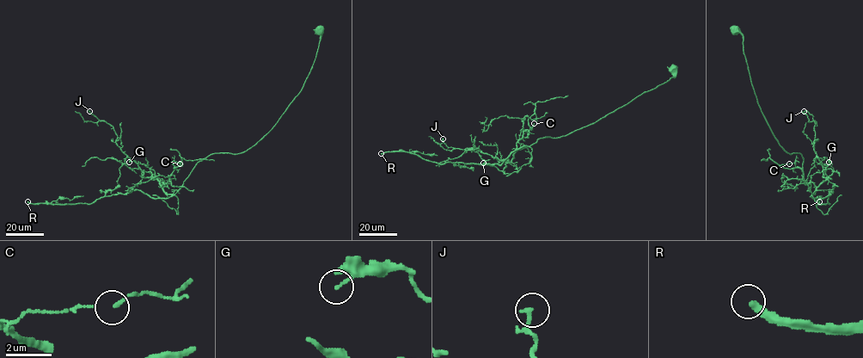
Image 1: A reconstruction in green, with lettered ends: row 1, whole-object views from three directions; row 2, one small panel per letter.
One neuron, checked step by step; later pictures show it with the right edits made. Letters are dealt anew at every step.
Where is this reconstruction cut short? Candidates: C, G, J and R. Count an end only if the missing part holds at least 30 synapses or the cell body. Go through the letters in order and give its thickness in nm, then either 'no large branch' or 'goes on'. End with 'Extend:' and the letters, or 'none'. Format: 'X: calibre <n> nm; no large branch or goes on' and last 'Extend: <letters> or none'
C: calibre 160 nm; no large branch
G: calibre 180 nm; no large branch
J: calibre 120 nm; no large branch
R: calibre 320 nm; goes on
Extend: R

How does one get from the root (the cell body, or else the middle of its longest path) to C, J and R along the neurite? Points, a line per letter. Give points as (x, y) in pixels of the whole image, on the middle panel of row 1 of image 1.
C: (673, 70), (674, 77), (599, 120), (516, 151), (516, 143), (534, 123)
J: (673, 70), (674, 77), (591, 124), (519, 148), (510, 162), (474, 148), (448, 147), (443, 138)
R: (673, 70), (667, 81), (599, 120), (565, 135), (538, 138), (500, 164), (437, 163), (406, 151), (381, 153)

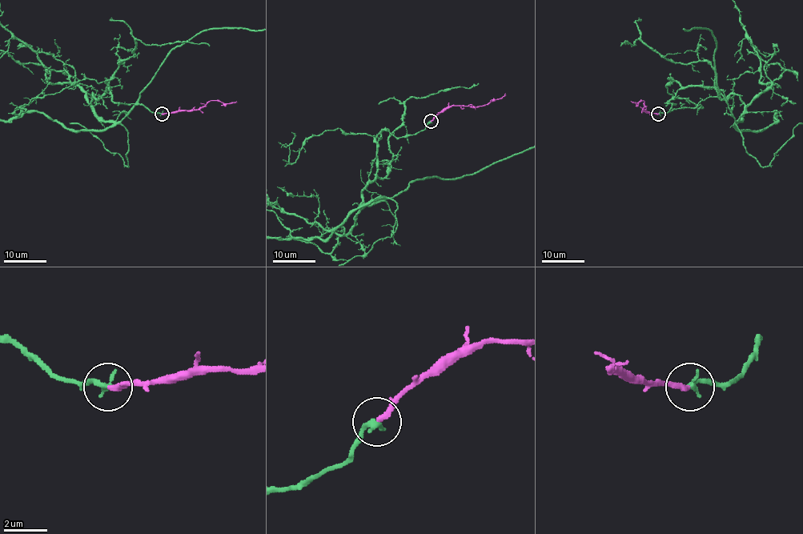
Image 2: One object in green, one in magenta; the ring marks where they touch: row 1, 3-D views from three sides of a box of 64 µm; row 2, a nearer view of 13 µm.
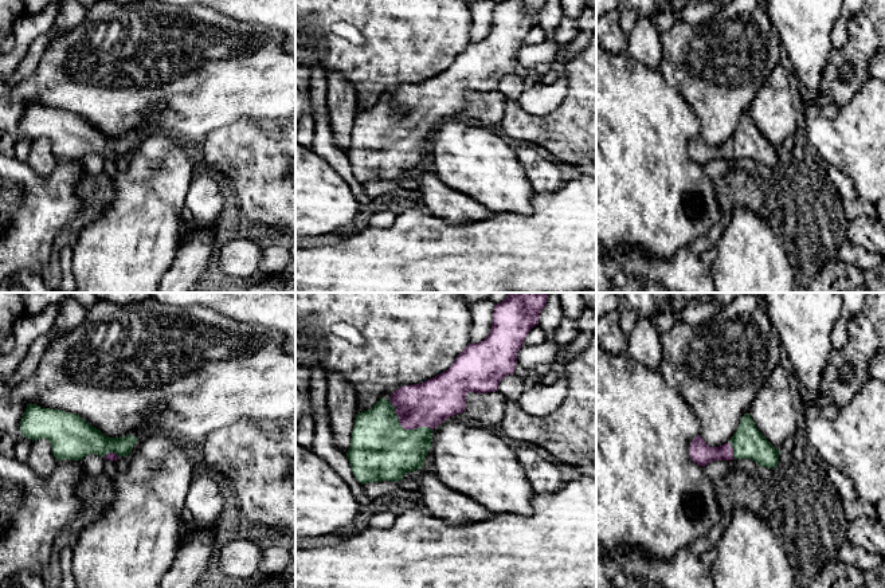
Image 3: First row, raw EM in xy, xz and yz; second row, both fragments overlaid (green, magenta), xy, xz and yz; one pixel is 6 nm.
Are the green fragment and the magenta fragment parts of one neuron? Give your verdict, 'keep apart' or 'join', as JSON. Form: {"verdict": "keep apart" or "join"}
{"verdict": "join"}

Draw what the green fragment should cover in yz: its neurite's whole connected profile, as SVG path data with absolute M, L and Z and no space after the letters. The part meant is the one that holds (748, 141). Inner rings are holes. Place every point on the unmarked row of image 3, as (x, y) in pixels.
M747 111L732 138L720 145L709 146L704 138L696 136L689 146L689 154L694 162L705 166L713 160L751 158L760 166L776 168L780 149L775 148L757 129L755 121Z

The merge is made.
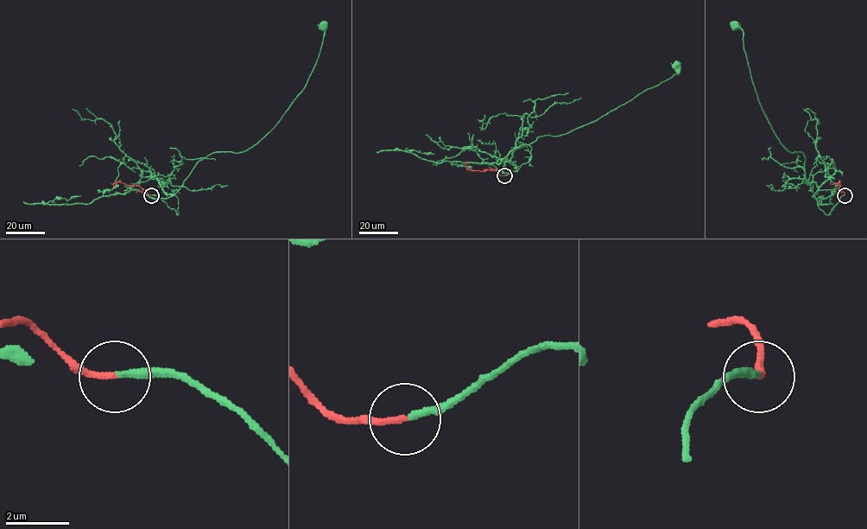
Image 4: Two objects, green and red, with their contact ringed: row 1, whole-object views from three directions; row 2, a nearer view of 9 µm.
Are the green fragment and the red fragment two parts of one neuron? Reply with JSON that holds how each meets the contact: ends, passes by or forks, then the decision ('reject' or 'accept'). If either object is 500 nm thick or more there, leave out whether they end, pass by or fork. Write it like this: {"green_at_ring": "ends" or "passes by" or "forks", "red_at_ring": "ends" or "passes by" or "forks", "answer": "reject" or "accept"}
{"green_at_ring": "ends", "red_at_ring": "ends", "answer": "accept"}

